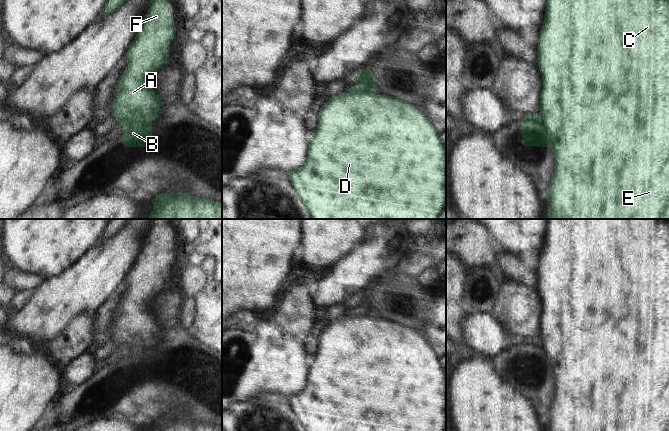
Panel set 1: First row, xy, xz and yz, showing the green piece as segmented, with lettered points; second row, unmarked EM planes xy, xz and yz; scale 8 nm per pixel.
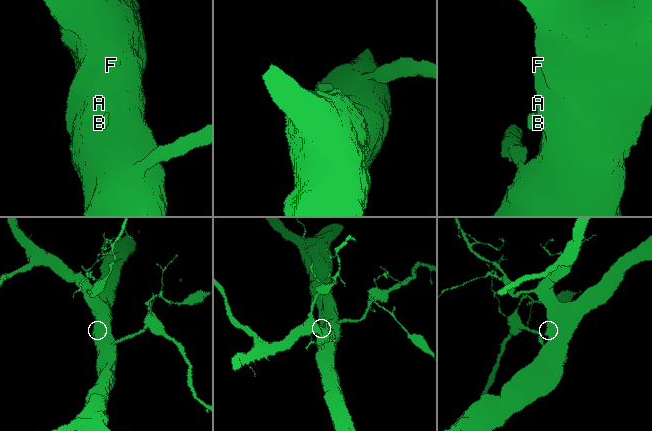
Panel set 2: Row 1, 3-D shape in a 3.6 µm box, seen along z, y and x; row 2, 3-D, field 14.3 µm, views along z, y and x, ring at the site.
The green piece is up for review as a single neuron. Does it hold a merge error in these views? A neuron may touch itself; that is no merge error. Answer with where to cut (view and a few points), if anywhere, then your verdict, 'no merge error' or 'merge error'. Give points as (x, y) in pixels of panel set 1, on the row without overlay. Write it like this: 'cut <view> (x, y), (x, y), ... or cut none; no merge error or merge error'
cut none; no merge error

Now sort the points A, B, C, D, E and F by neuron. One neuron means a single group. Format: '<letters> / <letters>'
A B C D E F

